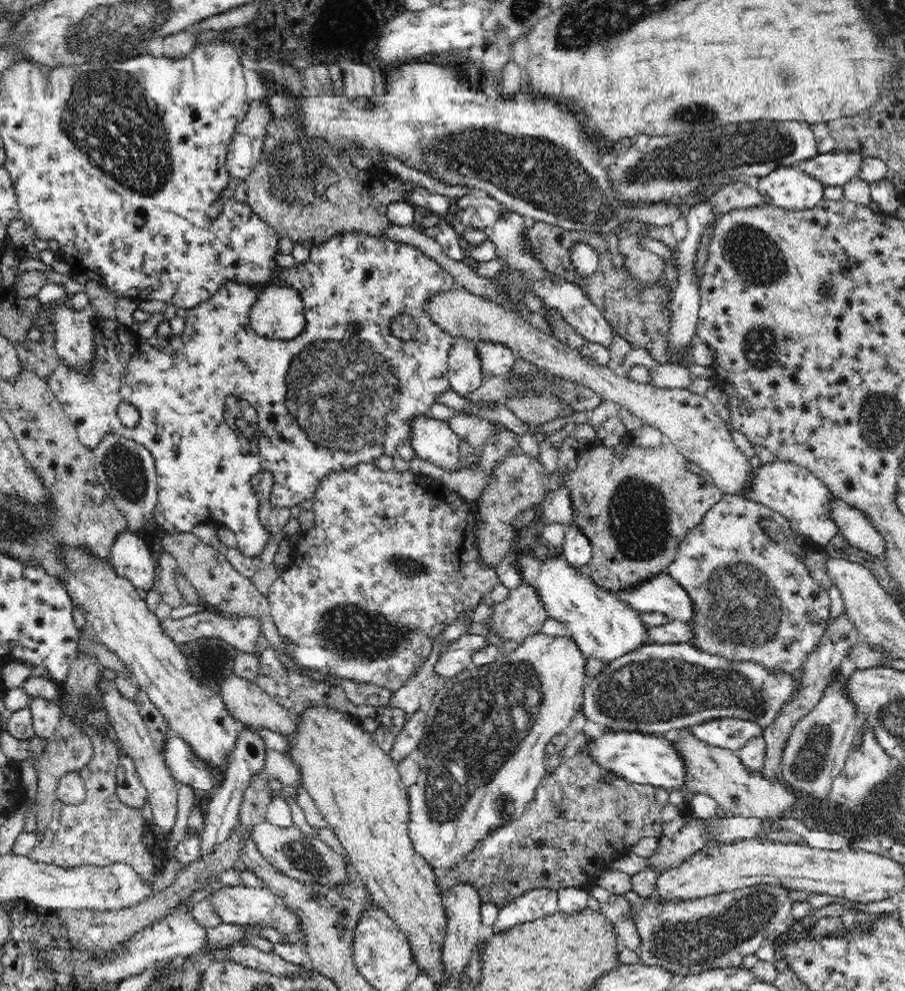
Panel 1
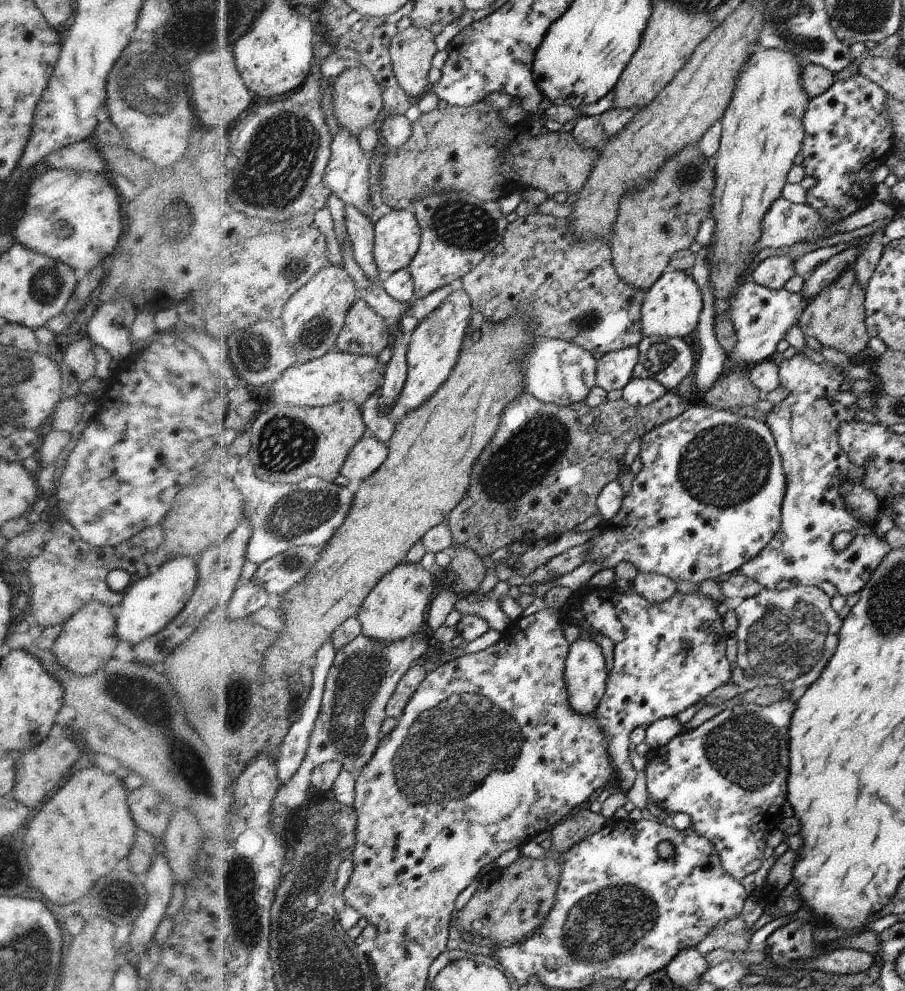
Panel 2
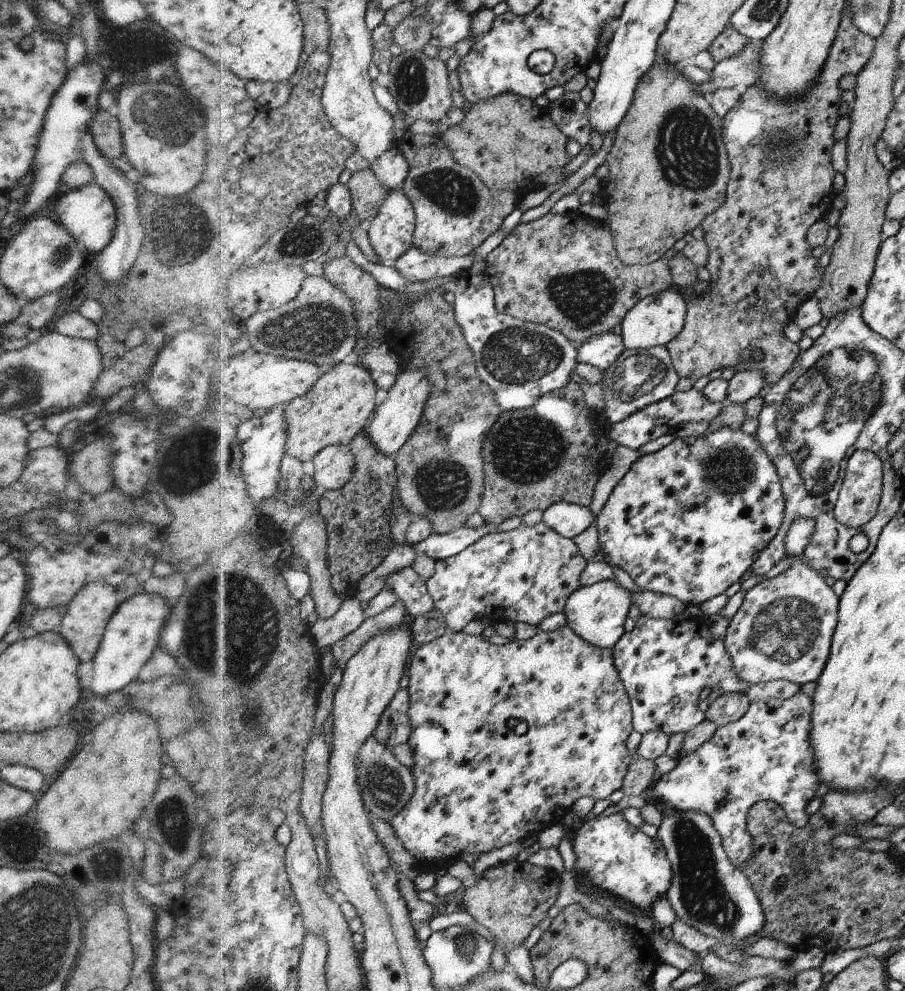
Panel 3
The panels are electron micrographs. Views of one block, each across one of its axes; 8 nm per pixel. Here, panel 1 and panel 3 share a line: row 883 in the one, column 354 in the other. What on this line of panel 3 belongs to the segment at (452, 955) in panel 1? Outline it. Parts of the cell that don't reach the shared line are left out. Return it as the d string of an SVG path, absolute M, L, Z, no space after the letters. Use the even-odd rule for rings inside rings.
M332 445L314 460L315 479L325 490L344 488L356 474L356 456L351 445Z

